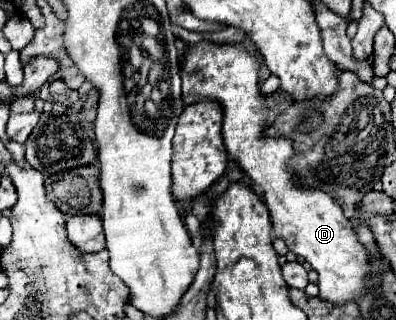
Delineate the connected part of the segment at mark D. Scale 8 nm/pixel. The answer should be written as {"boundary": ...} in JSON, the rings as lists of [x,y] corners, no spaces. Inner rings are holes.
{"boundary":[[[199,41],[187,45],[185,59],[181,61],[181,79],[183,79],[183,103],[193,105],[203,99],[217,101],[223,111],[223,143],[227,149],[229,159],[241,167],[241,171],[249,177],[249,181],[263,191],[265,205],[271,213],[271,225],[273,225],[273,235],[283,239],[287,249],[293,251],[295,255],[303,257],[311,269],[319,273],[319,297],[333,301],[333,303],[343,303],[343,301],[353,301],[357,295],[363,293],[363,287],[367,285],[367,275],[369,275],[369,253],[367,249],[359,243],[353,227],[349,225],[347,217],[343,215],[341,207],[321,189],[311,189],[303,187],[299,179],[293,175],[293,169],[289,167],[289,161],[293,157],[293,145],[291,139],[279,135],[279,137],[267,137],[265,135],[265,123],[269,117],[269,109],[265,105],[267,97],[261,93],[259,85],[259,59],[249,53],[241,43],[213,43],[213,41]]]}

